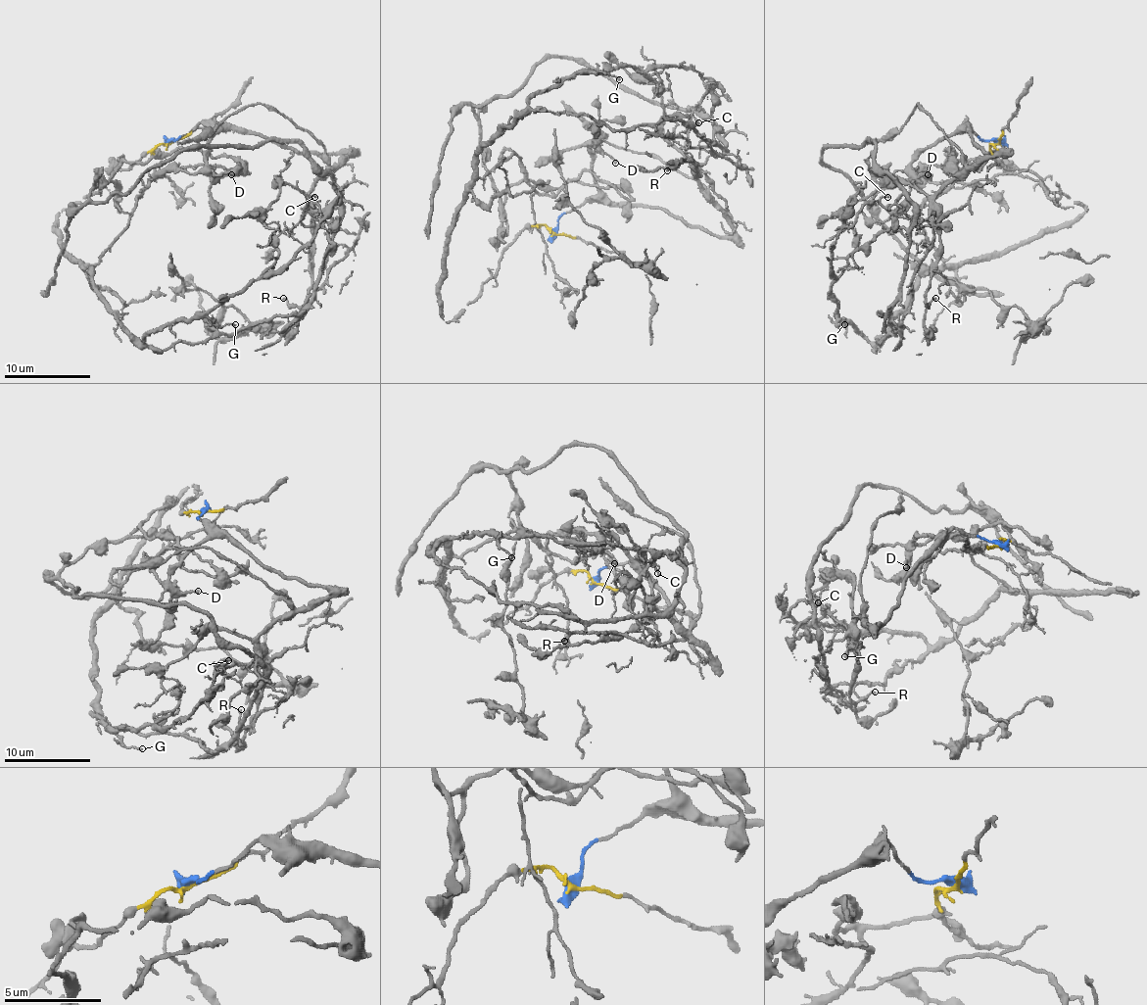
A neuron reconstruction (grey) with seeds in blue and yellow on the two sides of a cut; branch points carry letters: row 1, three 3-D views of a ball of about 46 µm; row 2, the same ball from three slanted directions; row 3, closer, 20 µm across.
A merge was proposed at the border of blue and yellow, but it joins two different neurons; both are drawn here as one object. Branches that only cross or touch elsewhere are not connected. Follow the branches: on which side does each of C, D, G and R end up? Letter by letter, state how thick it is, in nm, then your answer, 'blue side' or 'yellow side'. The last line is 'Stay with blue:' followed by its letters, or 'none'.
C: 140 nm thick; yellow side
D: 170 nm thick; blue side
G: 110 nm thick; yellow side
R: 140 nm thick; blue side
Stay with blue: D, R

